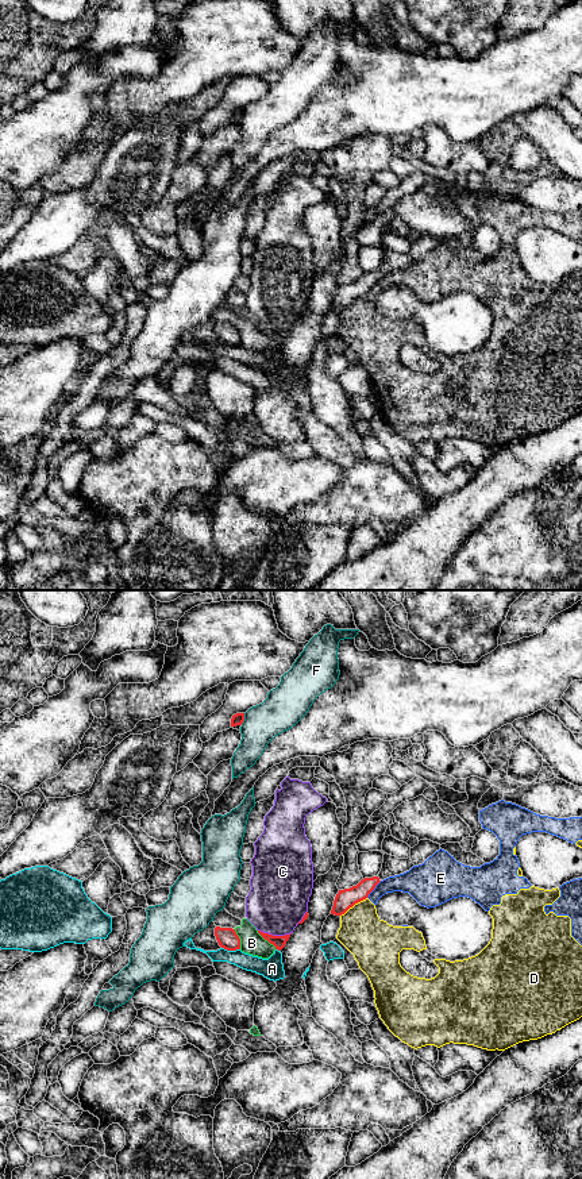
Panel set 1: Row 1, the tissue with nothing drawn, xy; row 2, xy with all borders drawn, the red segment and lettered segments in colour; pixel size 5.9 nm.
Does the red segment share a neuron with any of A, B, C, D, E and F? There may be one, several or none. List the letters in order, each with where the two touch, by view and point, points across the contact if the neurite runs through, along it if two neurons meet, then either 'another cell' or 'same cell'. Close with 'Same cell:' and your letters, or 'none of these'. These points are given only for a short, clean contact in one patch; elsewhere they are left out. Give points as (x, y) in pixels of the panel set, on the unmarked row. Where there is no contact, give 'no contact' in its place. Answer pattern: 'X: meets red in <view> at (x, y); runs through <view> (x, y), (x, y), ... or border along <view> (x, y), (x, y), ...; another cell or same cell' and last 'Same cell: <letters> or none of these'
A: meets red in xy at (231, 345); another cell
B: meets red in xy at (266, 334); border along xy (257, 326), (276, 343); another cell
C: meets red in xy at (274, 331); border along xy (258, 324), (273, 330), (290, 328); another cell
D: meets red in xy at (353, 300); border along xy (366, 292), (355, 297), (340, 311); another cell
E: meets red in xy at (374, 282); border along xy (381, 276), (366, 292); another cell
F: meets red in xy at (243, 114); another cell
Same cell: none of these

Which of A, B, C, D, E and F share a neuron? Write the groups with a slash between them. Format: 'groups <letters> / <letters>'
groups A / B / C / D E / F

